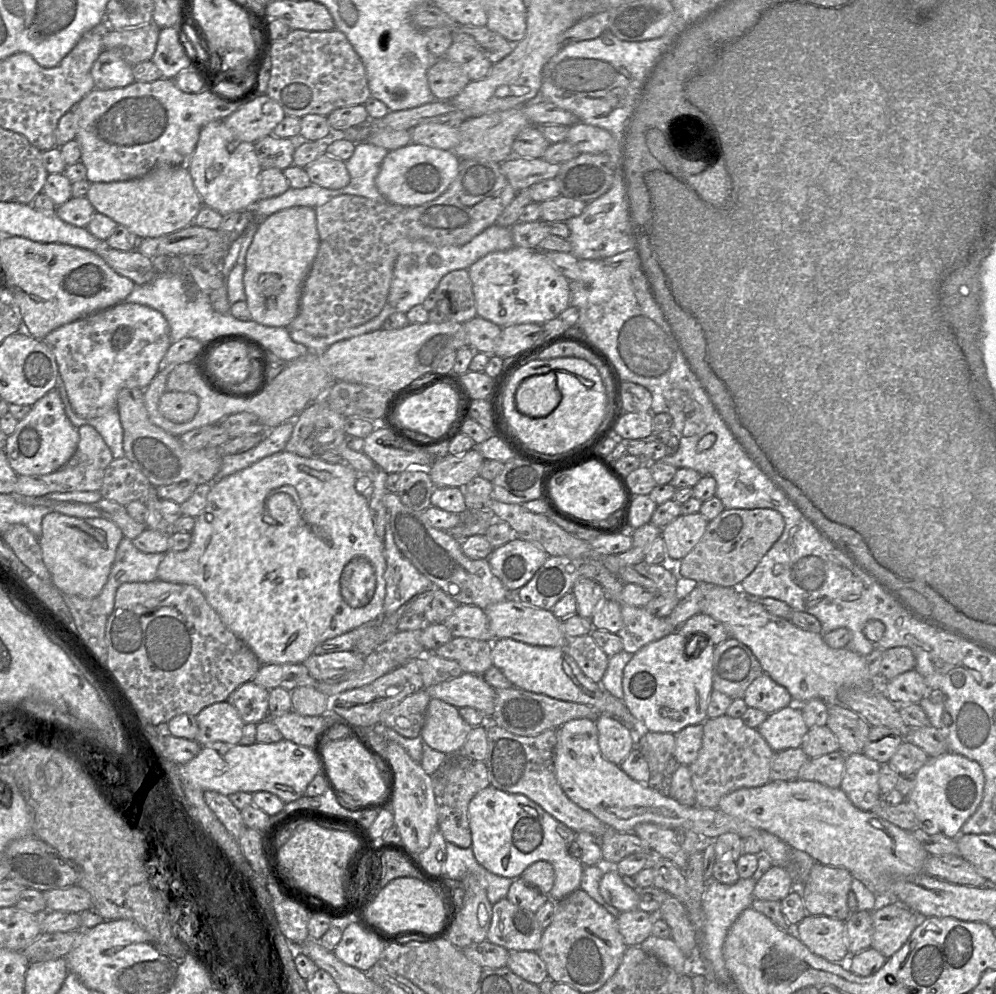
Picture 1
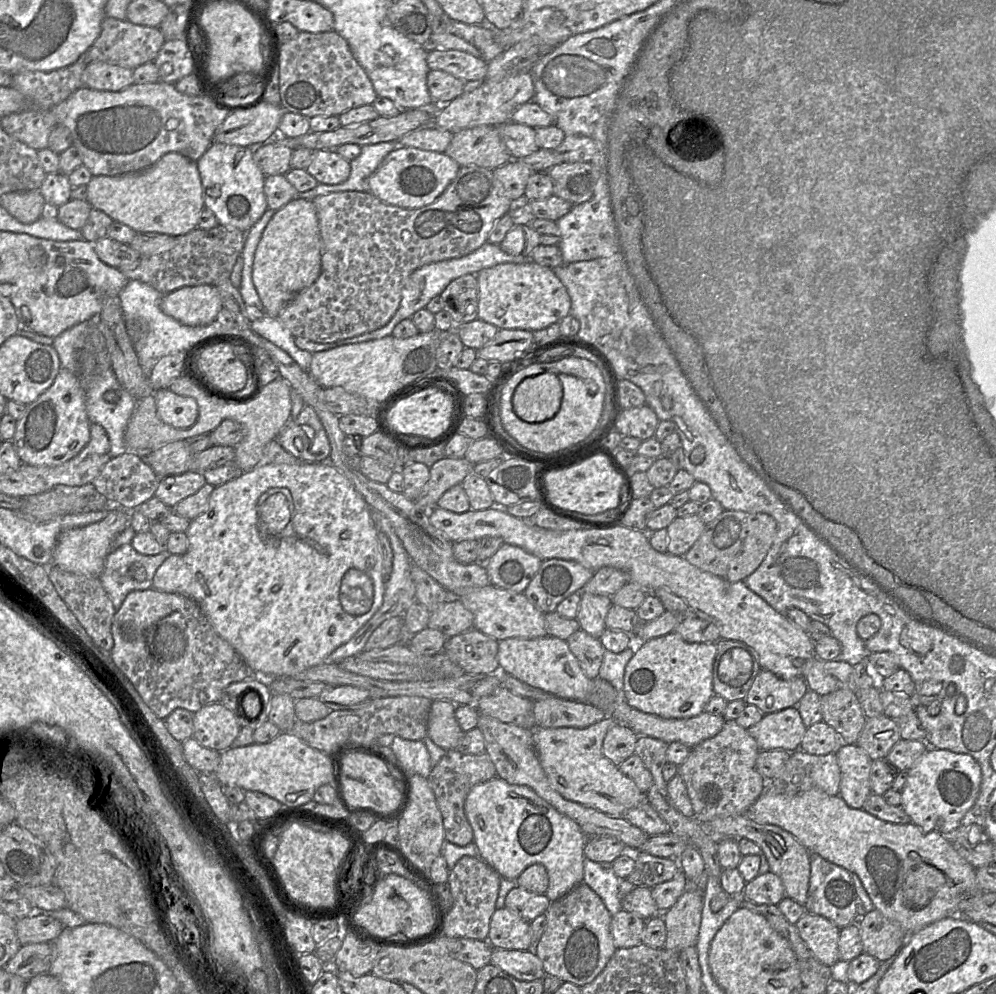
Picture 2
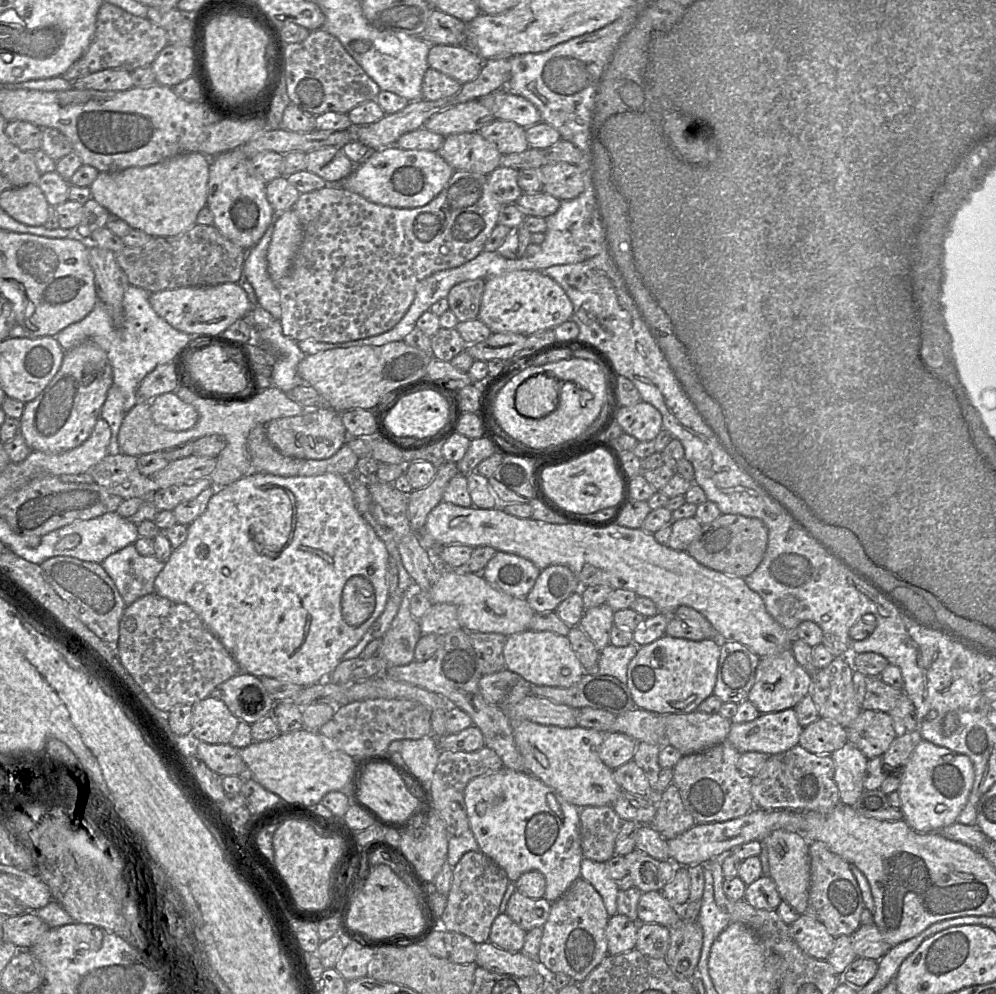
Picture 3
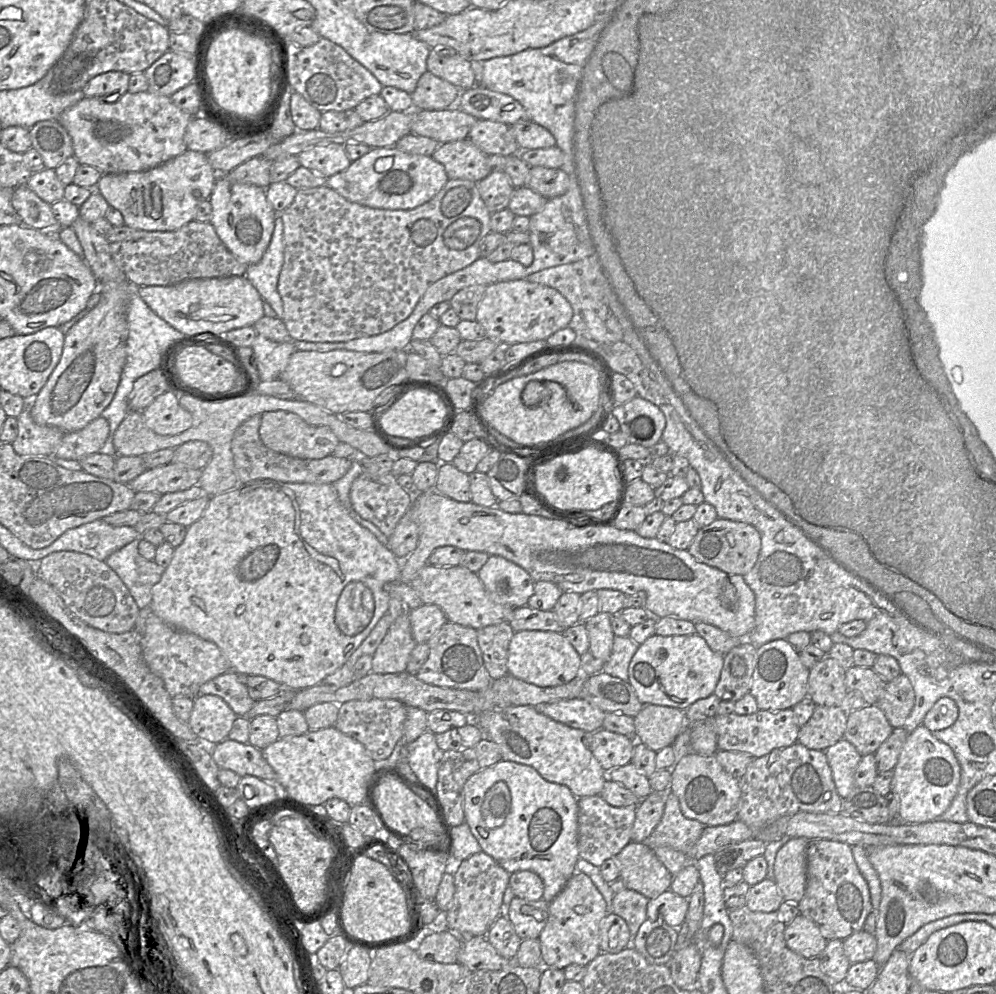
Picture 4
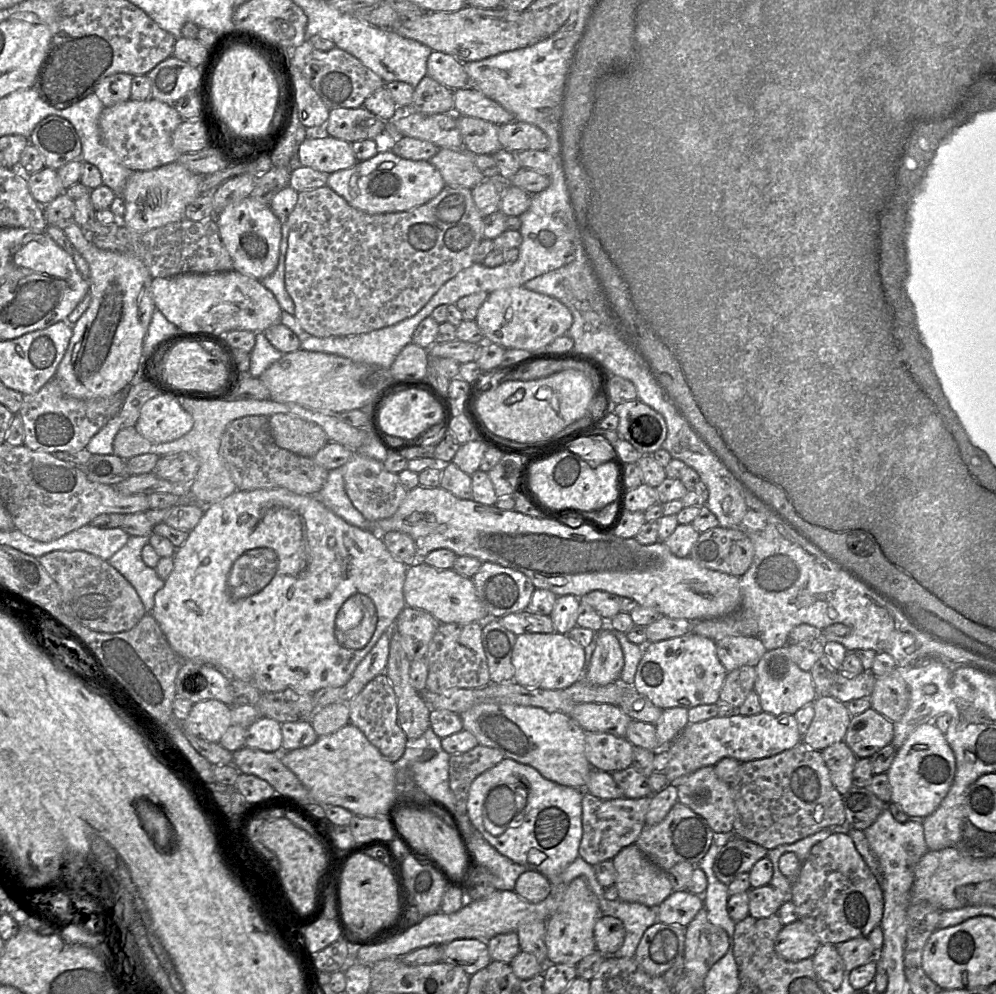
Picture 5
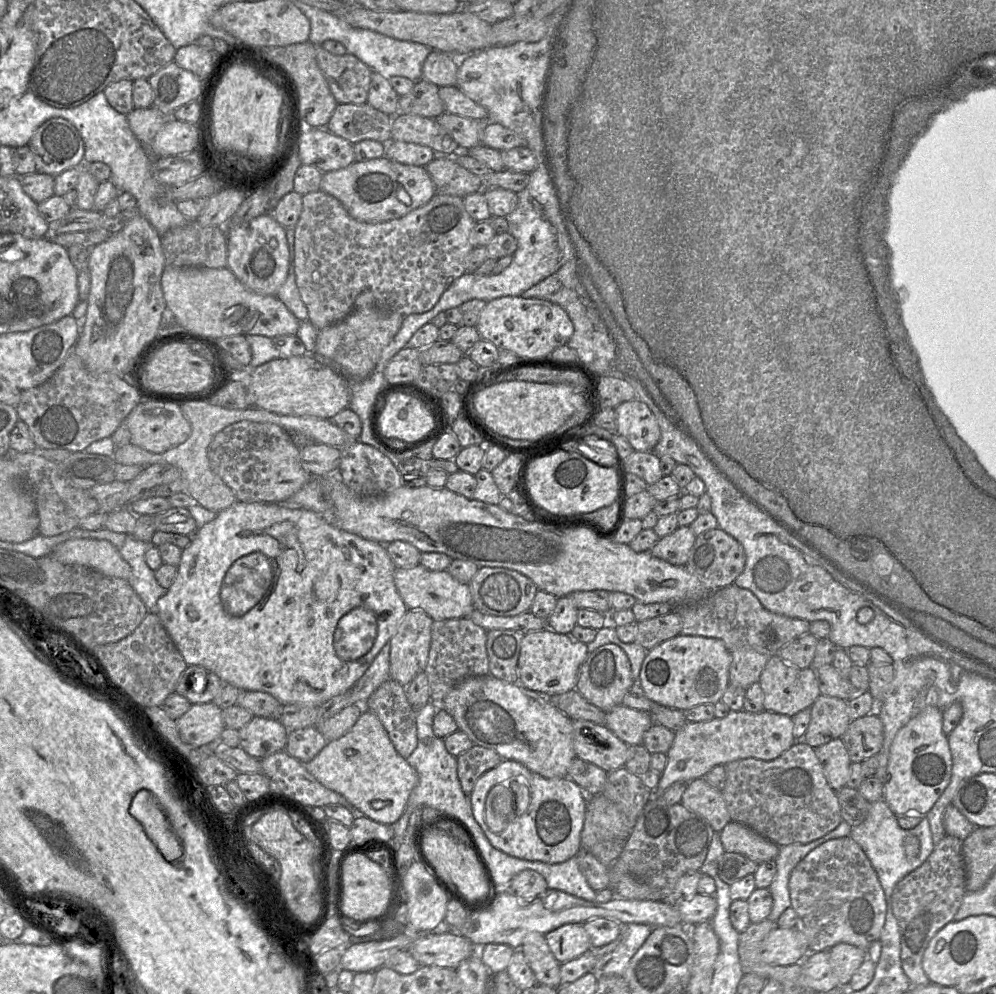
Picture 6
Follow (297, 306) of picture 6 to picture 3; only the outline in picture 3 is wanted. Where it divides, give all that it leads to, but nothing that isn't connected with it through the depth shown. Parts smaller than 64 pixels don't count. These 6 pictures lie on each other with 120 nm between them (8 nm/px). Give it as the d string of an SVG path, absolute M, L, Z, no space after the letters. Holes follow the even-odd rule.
M274 211L270 225L257 244L247 250L243 263L244 274L255 291L259 306L276 320L281 318L280 293L267 270L267 251L278 214Z

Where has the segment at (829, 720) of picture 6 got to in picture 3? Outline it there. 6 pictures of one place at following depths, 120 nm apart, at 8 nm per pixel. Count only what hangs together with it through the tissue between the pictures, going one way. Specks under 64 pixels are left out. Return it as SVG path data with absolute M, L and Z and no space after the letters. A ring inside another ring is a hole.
M819 717L803 728L799 745L817 755L831 755L848 742L847 728Z

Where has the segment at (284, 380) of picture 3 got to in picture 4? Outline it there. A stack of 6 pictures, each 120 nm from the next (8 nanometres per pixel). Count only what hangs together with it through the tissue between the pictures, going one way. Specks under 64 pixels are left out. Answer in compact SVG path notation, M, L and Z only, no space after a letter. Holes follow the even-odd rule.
M259 333L251 347L256 357L260 381L278 379L297 350L293 340L278 343Z

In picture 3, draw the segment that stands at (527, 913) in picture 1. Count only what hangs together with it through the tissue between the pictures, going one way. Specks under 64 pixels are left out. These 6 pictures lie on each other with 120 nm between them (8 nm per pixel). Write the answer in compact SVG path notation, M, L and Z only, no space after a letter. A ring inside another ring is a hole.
M502 912L496 916L491 925L489 941L501 949L519 952L523 948L525 935L526 931L514 922L506 912Z

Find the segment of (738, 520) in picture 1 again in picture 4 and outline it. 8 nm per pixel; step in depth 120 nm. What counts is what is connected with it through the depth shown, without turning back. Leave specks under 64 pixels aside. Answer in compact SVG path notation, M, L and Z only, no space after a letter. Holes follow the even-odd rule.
M718 517L711 524L699 529L687 550L699 562L730 574L745 575L758 560L761 536L758 530L750 524Z

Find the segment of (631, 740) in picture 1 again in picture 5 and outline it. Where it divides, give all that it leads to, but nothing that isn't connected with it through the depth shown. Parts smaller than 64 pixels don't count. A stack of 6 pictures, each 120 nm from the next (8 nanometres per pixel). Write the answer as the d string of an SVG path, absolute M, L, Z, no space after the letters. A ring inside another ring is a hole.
M585 731L585 756L592 769L613 773L632 766L634 745L625 737Z

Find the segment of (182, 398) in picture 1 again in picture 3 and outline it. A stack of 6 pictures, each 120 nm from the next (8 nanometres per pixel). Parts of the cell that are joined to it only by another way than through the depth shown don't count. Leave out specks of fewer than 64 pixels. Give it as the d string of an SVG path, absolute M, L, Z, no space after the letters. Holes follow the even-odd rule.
M175 392L156 396L150 401L153 421L172 431L186 431L196 425L199 419L197 410L182 401Z

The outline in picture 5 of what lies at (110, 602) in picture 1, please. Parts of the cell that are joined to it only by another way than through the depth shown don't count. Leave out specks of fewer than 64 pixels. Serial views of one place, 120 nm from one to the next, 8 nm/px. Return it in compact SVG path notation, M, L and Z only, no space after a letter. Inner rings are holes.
M129 536L126 544L107 562L133 586L146 613L151 613L154 595L164 586L164 581L142 560L141 551L147 543L149 536Z

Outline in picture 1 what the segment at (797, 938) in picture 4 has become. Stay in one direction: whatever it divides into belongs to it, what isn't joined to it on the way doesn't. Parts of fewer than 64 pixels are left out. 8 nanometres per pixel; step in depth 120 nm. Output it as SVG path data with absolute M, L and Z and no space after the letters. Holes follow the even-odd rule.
M806 915L793 929L815 955L832 963L845 963L851 955L845 941L845 921L824 915Z

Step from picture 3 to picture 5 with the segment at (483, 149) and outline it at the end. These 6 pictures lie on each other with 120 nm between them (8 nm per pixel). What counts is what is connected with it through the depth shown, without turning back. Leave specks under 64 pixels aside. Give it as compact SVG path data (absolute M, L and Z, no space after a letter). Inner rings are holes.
M440 148L429 162L441 173L450 187L472 189L486 180L473 161L473 155L465 149Z

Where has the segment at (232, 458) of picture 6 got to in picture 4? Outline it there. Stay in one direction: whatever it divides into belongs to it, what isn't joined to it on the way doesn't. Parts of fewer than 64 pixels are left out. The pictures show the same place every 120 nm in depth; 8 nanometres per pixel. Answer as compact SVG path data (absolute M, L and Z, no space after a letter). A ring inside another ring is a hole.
M262 414L243 422L235 431L231 450L239 483L255 480L274 480L285 483L333 484L342 478L352 465L352 460L328 455L322 459L299 459L267 448L260 439Z

